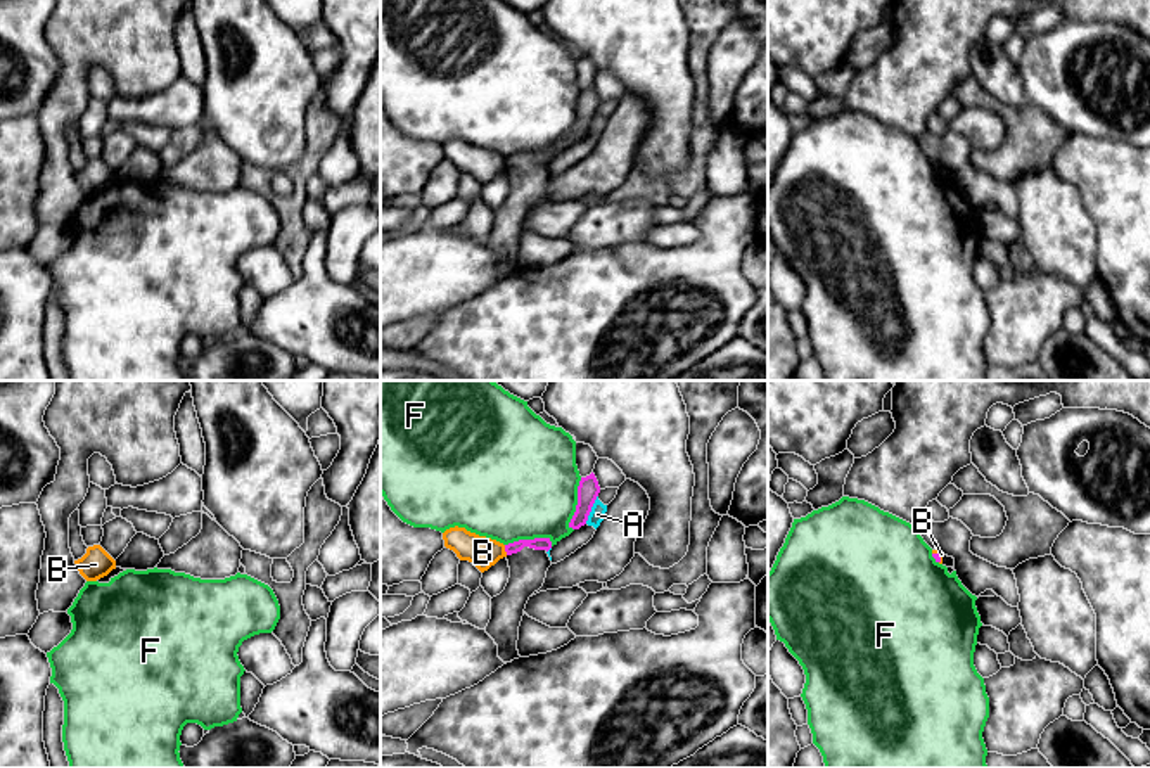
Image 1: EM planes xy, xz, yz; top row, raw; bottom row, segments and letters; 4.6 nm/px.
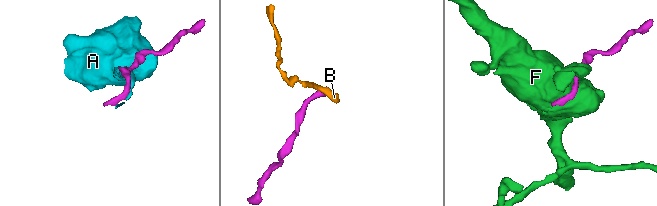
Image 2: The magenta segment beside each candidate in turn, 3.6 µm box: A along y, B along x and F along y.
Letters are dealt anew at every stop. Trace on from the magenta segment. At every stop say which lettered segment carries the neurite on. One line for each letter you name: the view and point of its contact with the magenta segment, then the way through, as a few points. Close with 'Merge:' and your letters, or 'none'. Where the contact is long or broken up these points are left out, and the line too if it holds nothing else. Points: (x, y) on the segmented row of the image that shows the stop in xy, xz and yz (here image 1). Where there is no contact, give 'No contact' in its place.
Merge: none

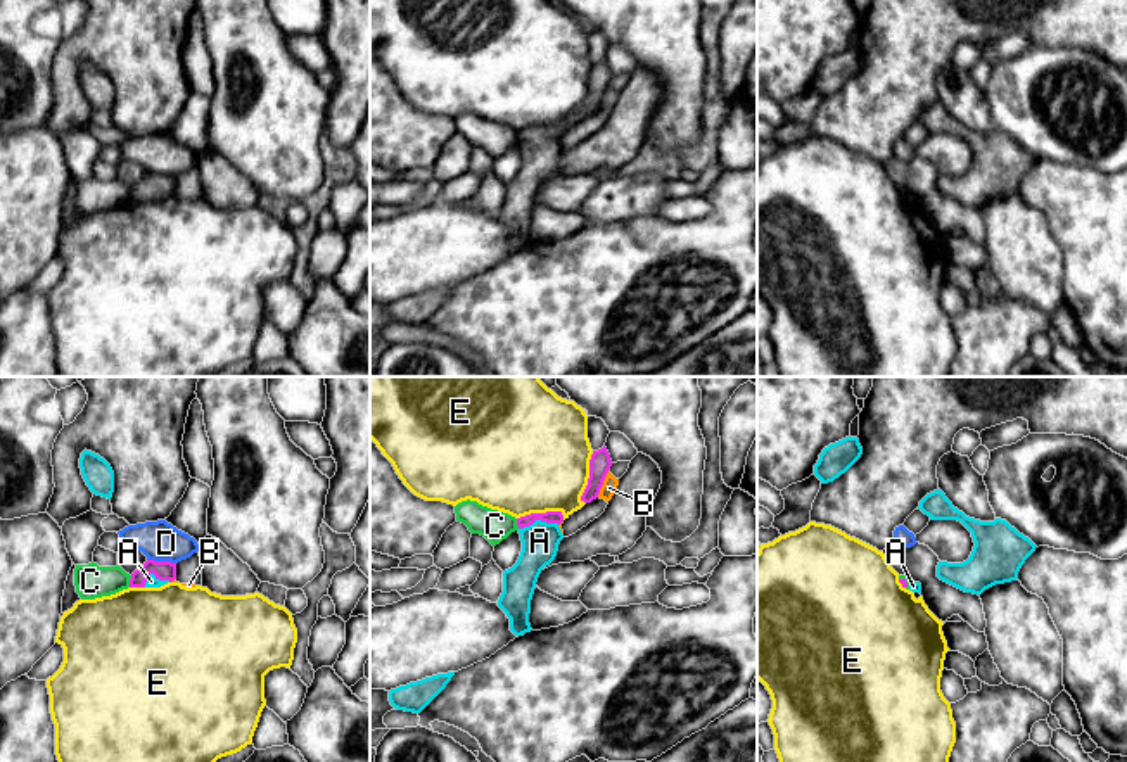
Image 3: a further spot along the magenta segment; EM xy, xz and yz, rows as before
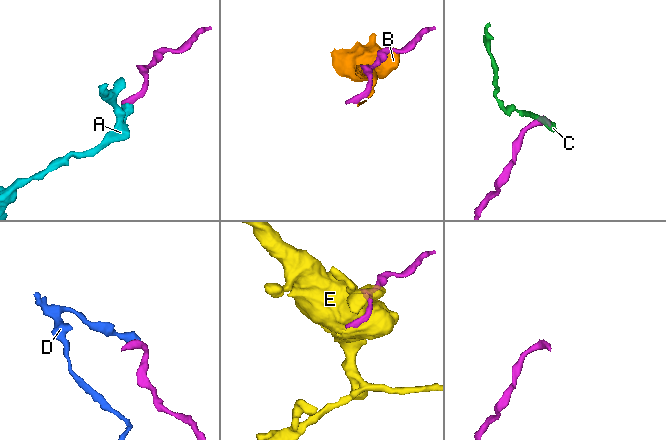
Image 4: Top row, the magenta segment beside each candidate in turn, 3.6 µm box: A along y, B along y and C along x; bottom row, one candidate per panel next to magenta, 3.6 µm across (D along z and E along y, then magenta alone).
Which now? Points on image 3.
A: Touches magenta at xz (538, 519). Path across: xz (550, 517), (538, 519), (540, 541)
Merge: A

